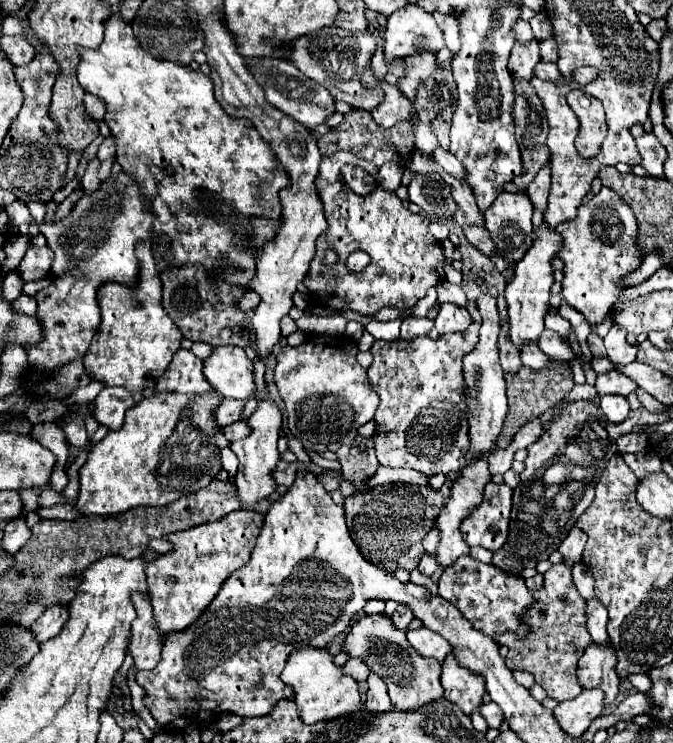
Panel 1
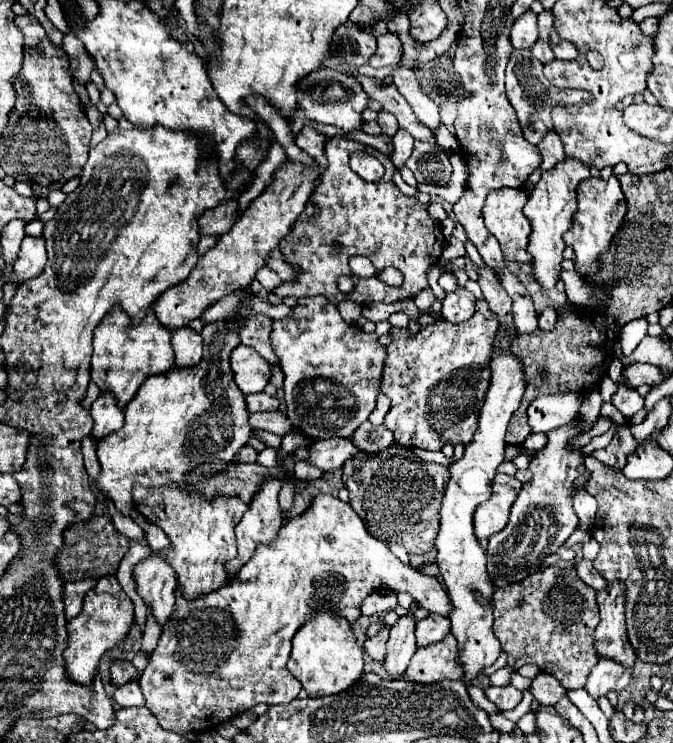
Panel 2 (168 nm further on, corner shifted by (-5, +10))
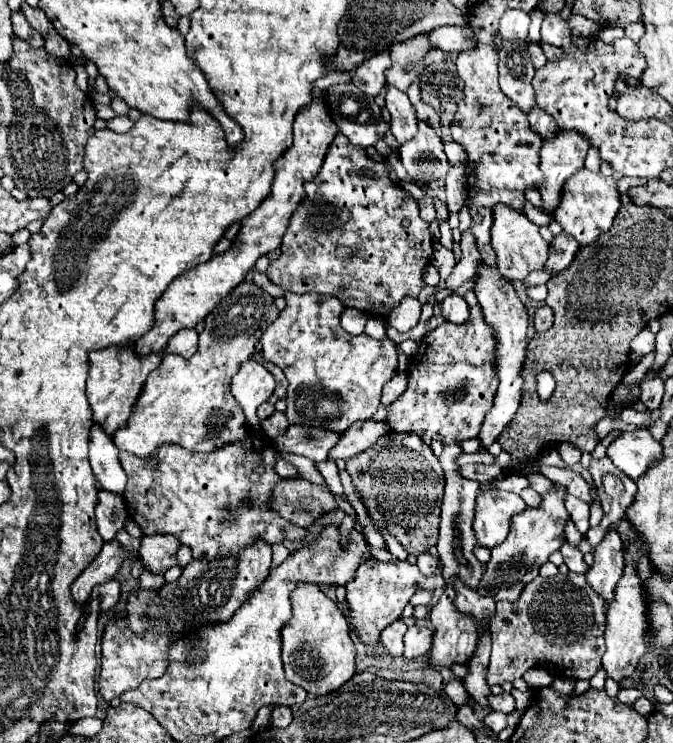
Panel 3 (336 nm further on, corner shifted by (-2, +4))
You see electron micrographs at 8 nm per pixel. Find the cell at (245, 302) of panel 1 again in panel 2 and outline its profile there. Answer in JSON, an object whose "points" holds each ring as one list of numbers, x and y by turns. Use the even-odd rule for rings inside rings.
{"points":[[333,136,325,144,325,156,329,160,327,170,321,174,317,188,313,190,305,210,291,228,291,232,281,240,279,250,289,266,299,266,301,274,293,282,283,282,275,294,285,296,317,296,323,294,331,302,353,300,357,304,375,302,399,302,407,296,415,296,419,290,427,288,427,270,441,256,441,224,429,216,427,206,417,202,413,196,401,194,401,190,391,182,395,174,393,162,371,146,359,144,349,138],[357,150,365,150,375,156,385,166,385,176,379,182,365,182,349,168,349,156],[349,256,367,256,375,270,381,272,385,266,395,266,403,272,405,282,401,288,385,286,377,276,357,278,347,266],[337,276,351,276,355,290,343,294,337,290]]}

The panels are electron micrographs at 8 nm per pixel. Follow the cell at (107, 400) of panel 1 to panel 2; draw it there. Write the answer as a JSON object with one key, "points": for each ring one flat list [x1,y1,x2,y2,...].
{"points":[[109,392,101,394,91,404,91,414,93,414,93,420,95,420,91,436,97,442,123,426,123,410,115,404,115,398]]}

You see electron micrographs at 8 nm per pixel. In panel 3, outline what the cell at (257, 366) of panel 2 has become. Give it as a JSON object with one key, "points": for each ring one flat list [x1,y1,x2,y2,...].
{"points":[[252,358,240,364,240,370,232,378,232,394,242,406,246,414,248,426,256,426,260,430,260,418,256,416,256,408,270,398,274,392,274,378,272,374]]}

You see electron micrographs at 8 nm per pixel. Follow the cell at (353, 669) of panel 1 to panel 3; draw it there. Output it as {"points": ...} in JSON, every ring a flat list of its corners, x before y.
{"points":[[396,620,396,622,392,622,392,626,386,626,380,632,380,644,386,654,402,656,402,636,404,636,406,628,408,626,404,620]]}

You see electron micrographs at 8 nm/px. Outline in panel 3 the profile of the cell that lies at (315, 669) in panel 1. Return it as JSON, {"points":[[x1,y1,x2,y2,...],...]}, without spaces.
{"points":[[298,586,292,594,292,622,282,630,282,662,286,680,302,686,310,696,338,690,356,672,356,646,350,638,344,612,318,586]]}

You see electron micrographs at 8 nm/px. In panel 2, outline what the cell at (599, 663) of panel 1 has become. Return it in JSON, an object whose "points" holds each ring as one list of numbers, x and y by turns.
{"points":[[619,580,607,584,607,588,597,594,597,604,601,610,601,622,595,630,599,656,611,656,631,668,637,654,629,644,625,628,625,584]]}

